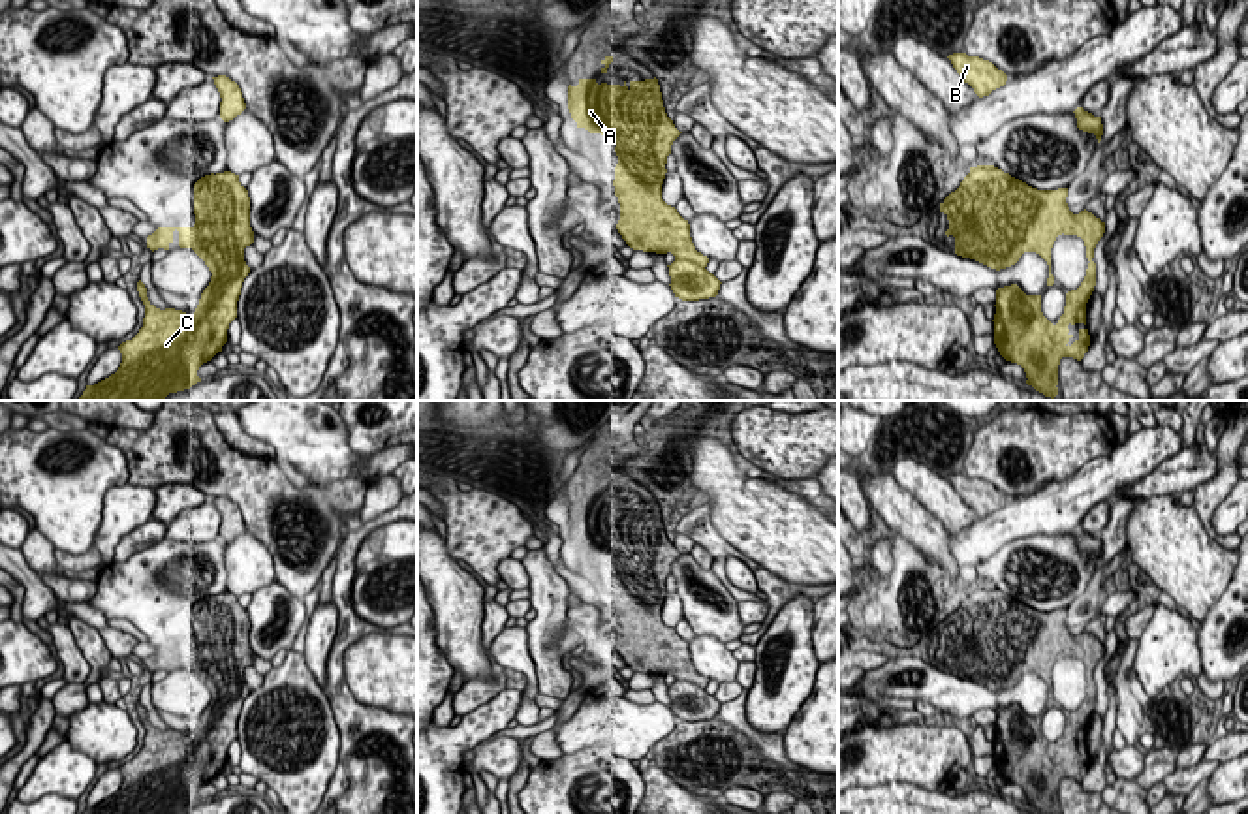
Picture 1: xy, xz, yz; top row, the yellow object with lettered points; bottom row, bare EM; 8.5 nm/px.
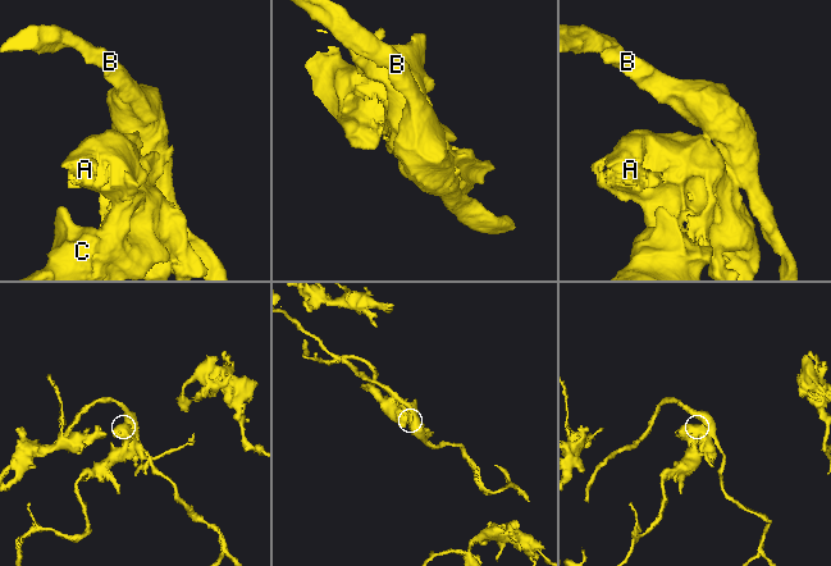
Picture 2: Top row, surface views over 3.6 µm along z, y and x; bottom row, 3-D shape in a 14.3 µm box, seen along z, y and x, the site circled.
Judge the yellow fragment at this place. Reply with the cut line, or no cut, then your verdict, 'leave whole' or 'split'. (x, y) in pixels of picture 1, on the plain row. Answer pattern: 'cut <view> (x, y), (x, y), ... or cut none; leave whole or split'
cut none; leave whole

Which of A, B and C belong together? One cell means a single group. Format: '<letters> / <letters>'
A B C

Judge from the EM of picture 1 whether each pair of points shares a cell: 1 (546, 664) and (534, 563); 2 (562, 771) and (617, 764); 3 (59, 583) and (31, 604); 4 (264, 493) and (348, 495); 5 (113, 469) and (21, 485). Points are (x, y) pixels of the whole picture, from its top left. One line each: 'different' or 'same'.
1: same
2: same
3: different
4: same
5: same

